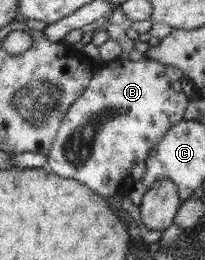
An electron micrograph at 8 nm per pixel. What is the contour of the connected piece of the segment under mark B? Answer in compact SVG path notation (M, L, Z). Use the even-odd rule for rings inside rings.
M119 57L104 63L67 110L48 153L48 171L62 178L80 181L106 200L112 199L112 195L118 191L126 191L136 181L141 181L149 152L172 125L184 119L189 92L174 91L171 85L171 80L165 76L163 64L158 61L133 61Z

